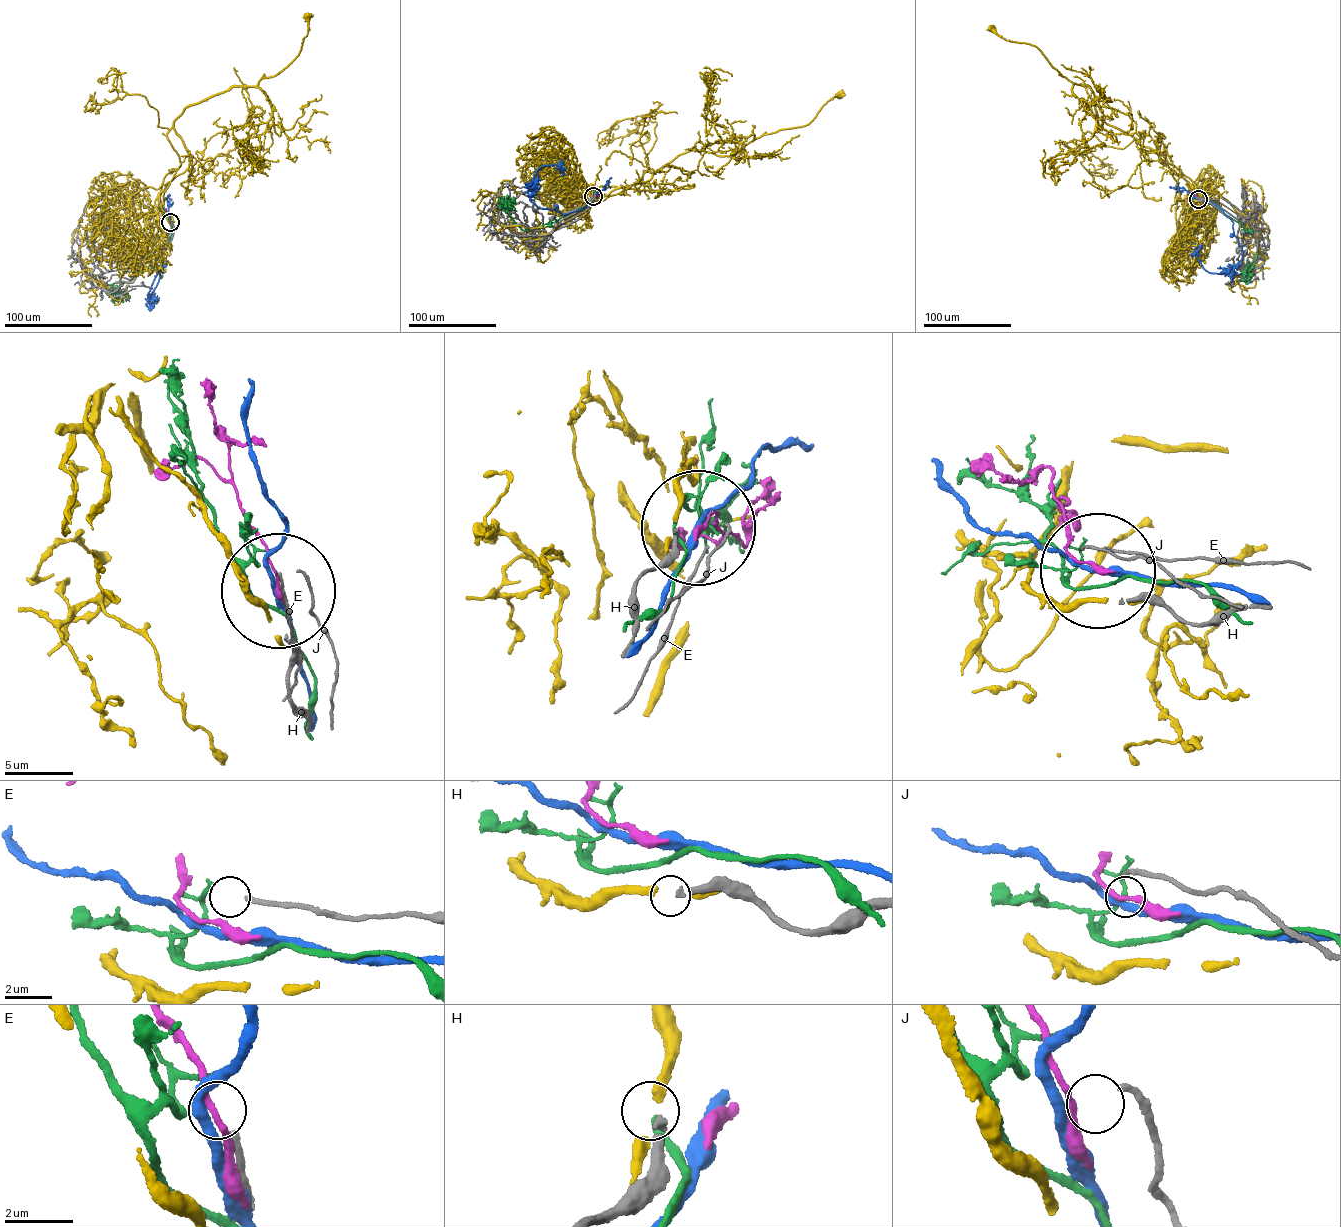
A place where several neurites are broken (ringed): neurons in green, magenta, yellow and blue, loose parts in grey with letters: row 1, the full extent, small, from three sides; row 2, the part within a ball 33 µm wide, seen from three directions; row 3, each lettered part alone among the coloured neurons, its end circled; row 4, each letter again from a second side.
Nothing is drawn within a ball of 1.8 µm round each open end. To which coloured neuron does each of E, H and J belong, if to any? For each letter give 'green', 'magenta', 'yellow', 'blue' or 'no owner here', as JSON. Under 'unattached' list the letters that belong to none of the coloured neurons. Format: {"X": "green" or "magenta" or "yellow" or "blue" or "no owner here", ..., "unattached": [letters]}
{"E": "no owner here", "H": "no owner here", "J": "no owner here", "unattached": ["E", "H", "J"]}

